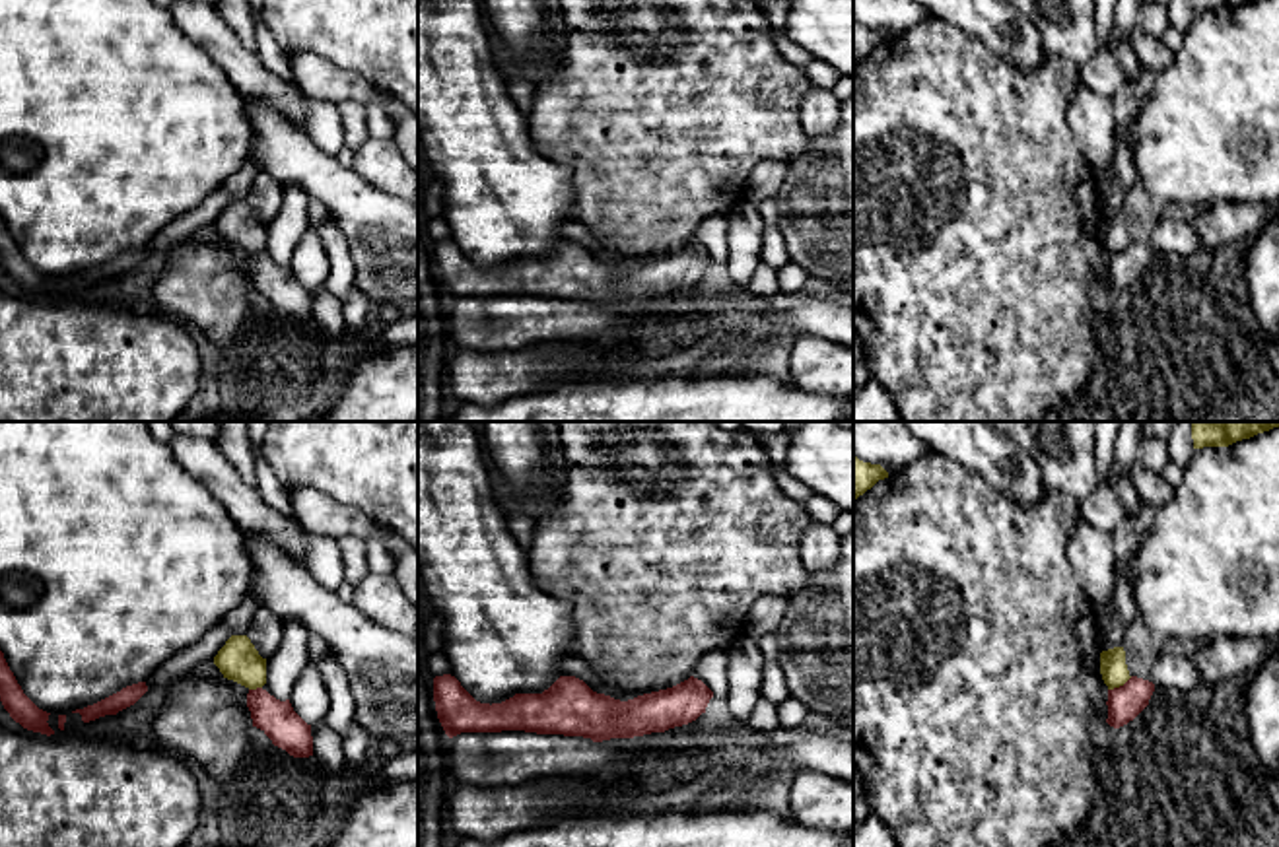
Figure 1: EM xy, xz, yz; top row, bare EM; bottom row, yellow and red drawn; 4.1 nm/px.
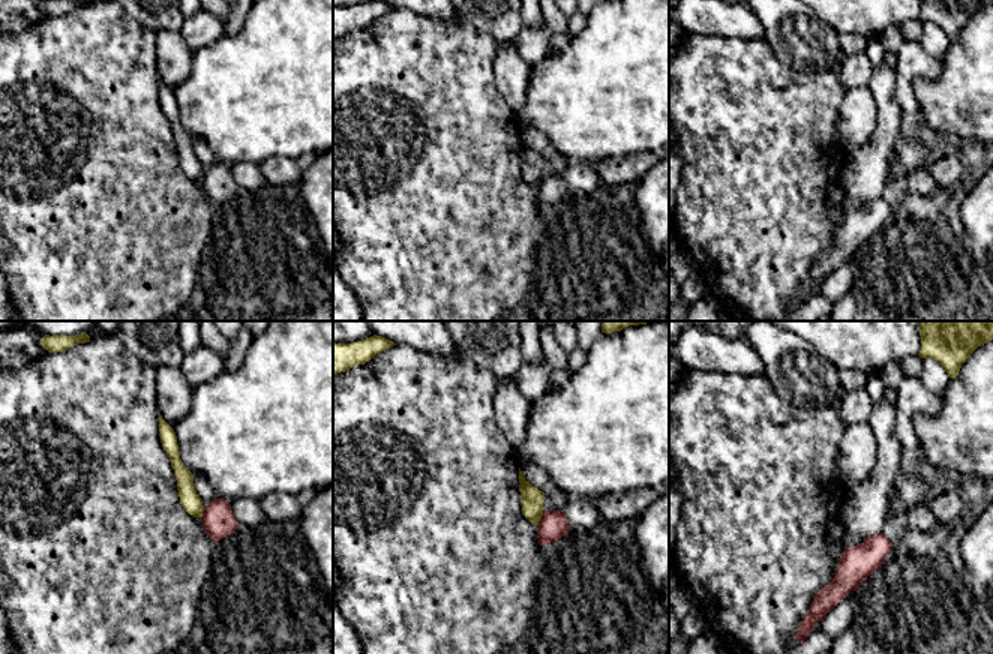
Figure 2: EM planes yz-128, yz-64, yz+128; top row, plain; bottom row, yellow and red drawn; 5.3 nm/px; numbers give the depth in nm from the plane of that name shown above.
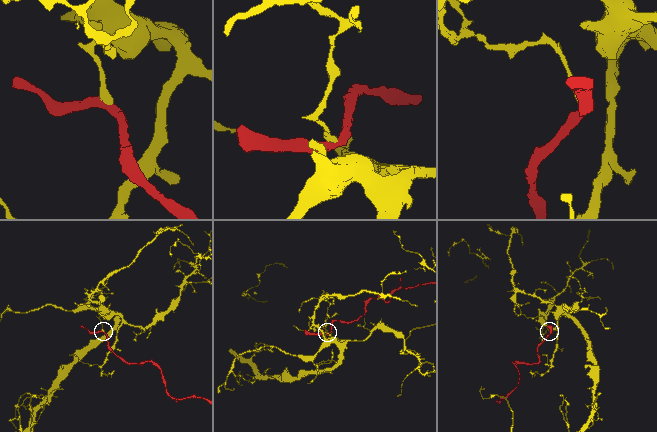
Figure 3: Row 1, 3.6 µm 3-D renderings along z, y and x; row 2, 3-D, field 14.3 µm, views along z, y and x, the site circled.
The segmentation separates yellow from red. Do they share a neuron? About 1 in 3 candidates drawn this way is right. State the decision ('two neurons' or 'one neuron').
two neurons

